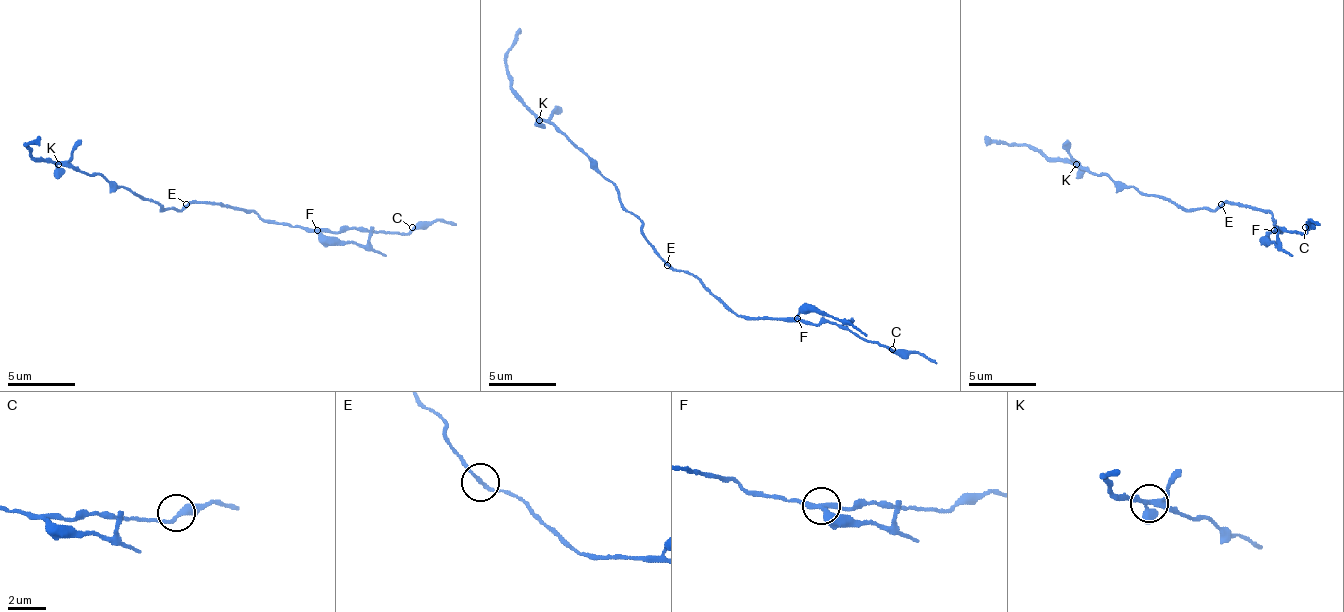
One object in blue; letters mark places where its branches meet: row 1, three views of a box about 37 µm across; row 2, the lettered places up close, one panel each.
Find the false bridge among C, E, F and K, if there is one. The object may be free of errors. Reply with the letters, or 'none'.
F

